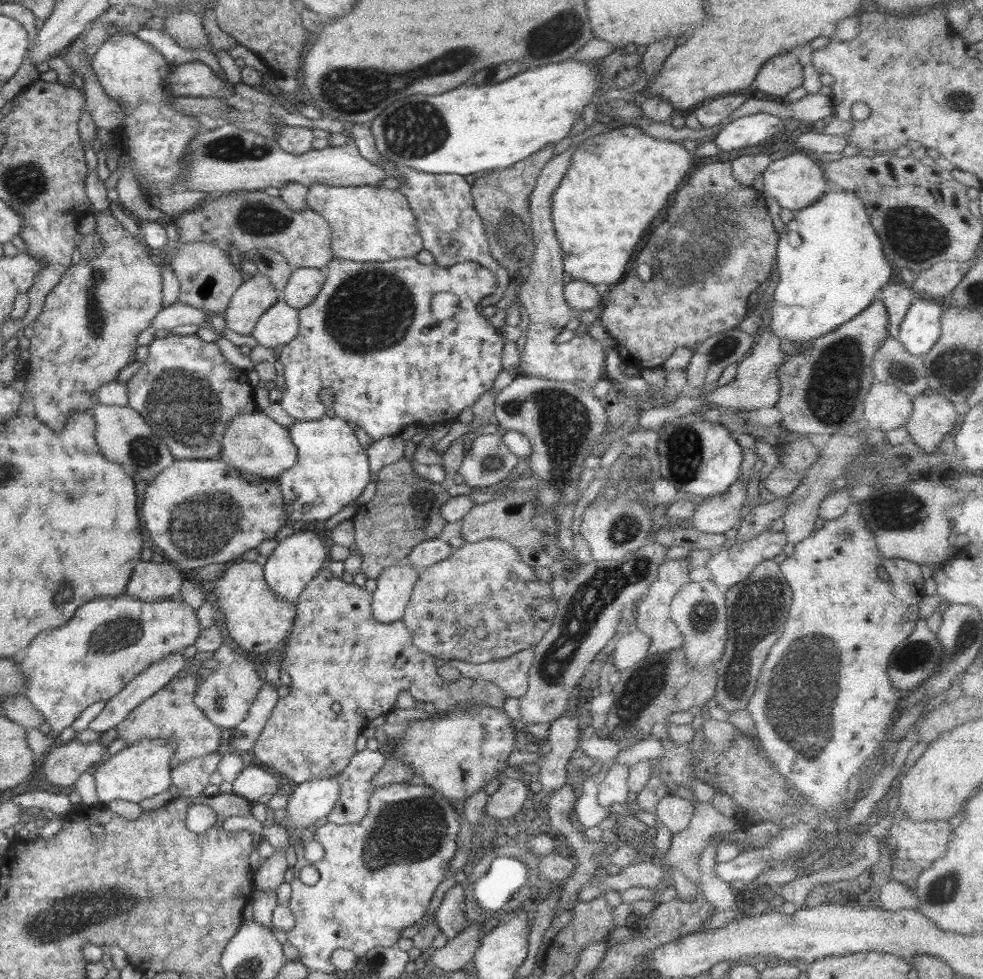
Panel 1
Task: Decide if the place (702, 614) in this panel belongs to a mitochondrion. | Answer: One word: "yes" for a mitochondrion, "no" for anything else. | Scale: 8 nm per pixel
yes

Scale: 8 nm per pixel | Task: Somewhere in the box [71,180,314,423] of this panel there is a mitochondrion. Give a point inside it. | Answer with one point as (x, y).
(95, 321)

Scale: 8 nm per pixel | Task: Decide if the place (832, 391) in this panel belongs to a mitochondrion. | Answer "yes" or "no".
yes

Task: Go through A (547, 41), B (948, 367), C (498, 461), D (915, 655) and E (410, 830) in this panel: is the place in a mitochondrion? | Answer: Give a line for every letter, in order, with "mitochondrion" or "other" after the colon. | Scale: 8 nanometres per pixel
A: mitochondrion
B: mitochondrion
C: mitochondrion
D: mitochondrion
E: mitochondrion

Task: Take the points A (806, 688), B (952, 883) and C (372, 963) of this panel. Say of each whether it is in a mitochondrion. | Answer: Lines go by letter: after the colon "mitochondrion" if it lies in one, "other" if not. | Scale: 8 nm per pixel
A: mitochondrion
B: mitochondrion
C: mitochondrion

